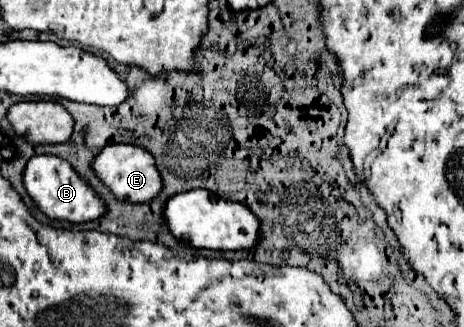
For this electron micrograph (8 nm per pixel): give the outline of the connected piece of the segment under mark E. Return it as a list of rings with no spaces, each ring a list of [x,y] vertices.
[[[107,145],[93,161],[93,169],[97,177],[115,193],[117,199],[121,201],[131,201],[131,203],[145,203],[155,199],[161,189],[163,181],[159,175],[159,169],[155,165],[155,157],[141,145]]]

